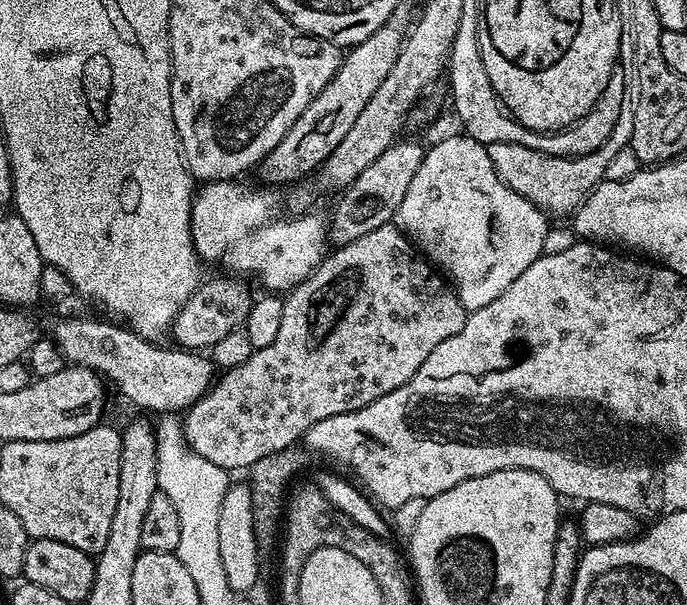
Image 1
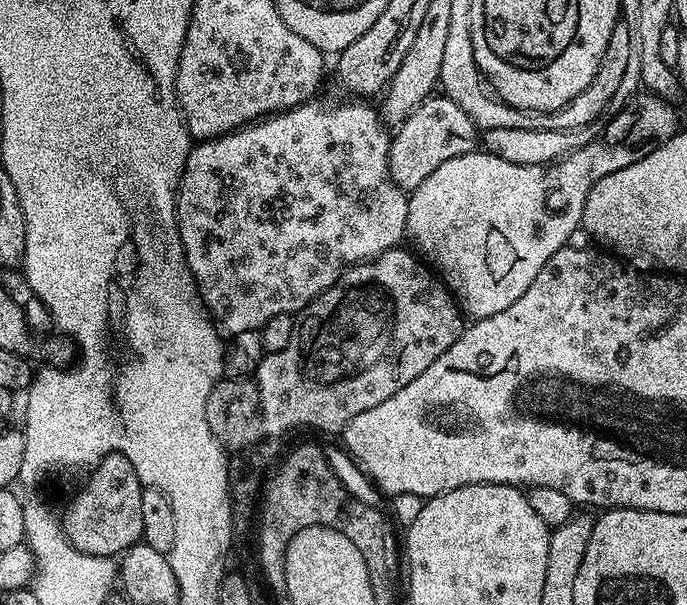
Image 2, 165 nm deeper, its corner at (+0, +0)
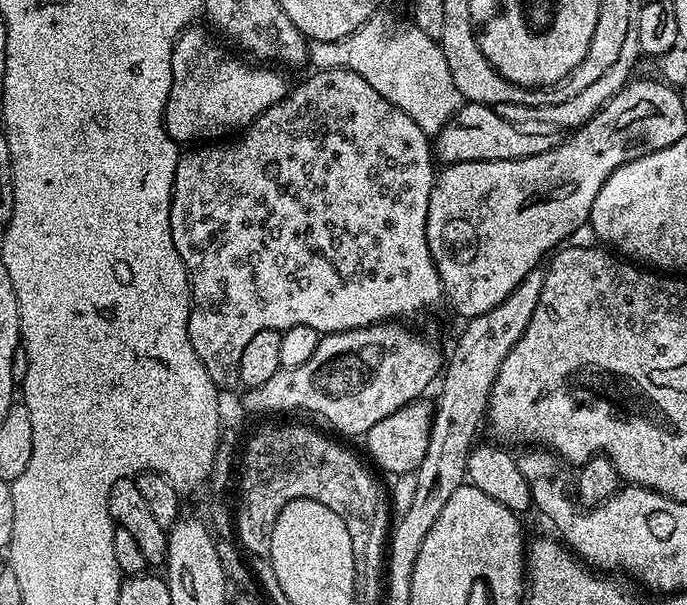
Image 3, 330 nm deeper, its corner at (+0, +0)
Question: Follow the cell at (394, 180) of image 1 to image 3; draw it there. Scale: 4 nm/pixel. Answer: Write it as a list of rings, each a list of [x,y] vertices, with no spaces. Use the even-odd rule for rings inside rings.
[[[465,103],[454,119],[434,137],[434,156],[441,165],[461,164],[467,160],[521,160],[534,158],[558,143],[553,133],[523,132],[486,104]]]

